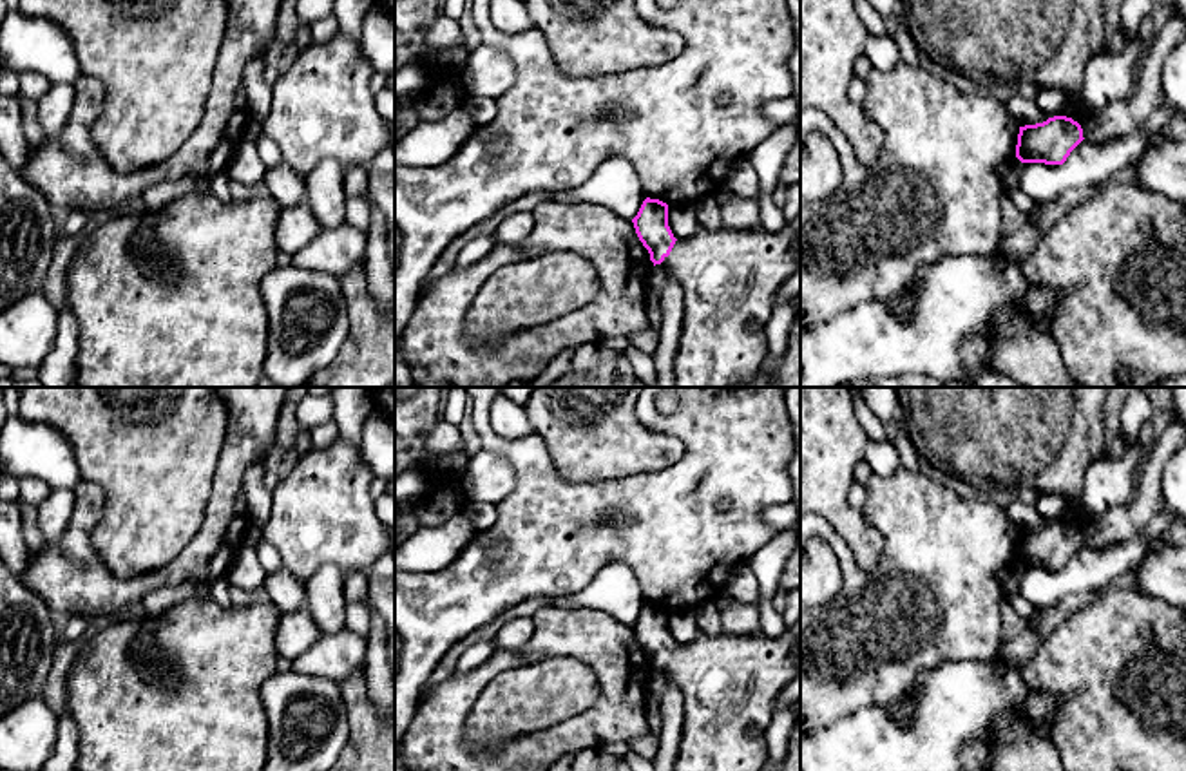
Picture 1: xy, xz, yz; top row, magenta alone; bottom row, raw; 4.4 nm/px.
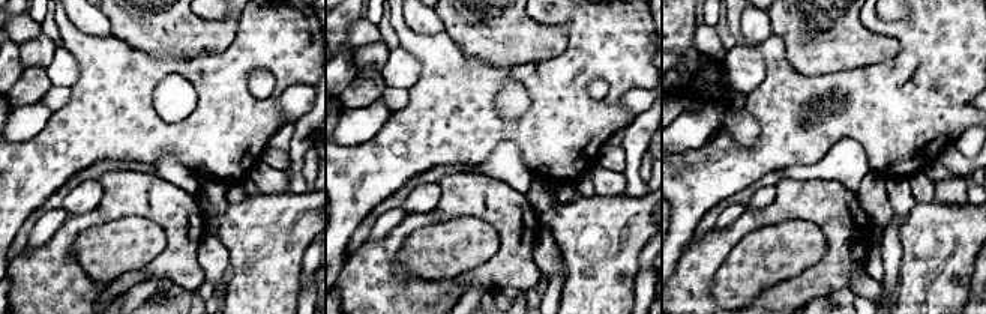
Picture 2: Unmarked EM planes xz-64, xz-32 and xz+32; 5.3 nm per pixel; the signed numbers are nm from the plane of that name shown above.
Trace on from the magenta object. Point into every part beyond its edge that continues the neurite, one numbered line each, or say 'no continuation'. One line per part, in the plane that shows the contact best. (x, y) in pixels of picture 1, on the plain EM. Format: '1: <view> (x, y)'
1: xz (728, 683)

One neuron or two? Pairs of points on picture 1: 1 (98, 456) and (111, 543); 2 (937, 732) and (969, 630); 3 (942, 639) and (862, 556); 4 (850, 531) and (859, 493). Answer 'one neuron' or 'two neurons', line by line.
1: one neuron
2: two neurons
3: two neurons
4: two neurons

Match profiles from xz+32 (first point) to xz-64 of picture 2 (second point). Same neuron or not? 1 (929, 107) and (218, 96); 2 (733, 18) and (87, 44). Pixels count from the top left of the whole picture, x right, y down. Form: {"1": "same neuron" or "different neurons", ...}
{"1": "same neuron", "2": "same neuron"}

